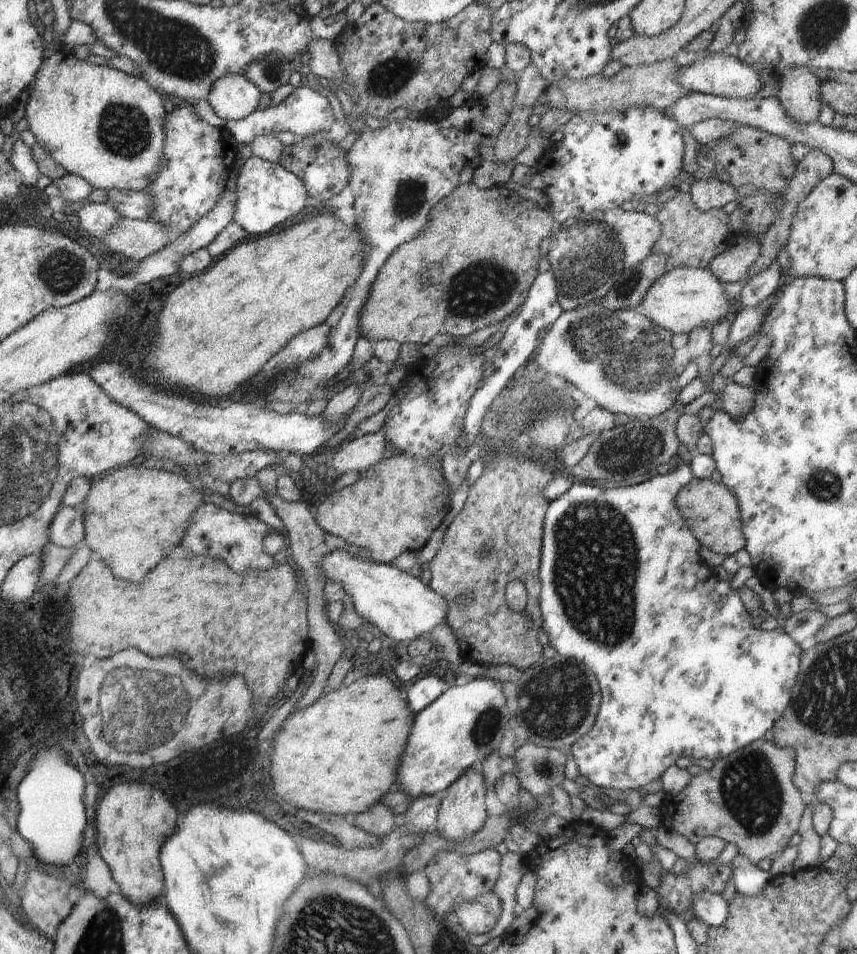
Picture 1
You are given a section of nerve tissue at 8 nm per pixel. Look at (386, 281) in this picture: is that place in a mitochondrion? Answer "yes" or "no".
no

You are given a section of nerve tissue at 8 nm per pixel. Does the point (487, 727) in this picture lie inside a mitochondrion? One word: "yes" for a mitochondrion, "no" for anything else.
yes

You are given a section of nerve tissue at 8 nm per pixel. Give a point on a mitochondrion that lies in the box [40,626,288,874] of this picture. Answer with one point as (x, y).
(152, 708)

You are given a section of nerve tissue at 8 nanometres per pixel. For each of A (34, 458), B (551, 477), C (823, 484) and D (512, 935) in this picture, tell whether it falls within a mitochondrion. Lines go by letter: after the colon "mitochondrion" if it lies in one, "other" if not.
A: mitochondrion
B: other
C: mitochondrion
D: other

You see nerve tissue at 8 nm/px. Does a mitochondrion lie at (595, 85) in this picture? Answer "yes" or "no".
no

